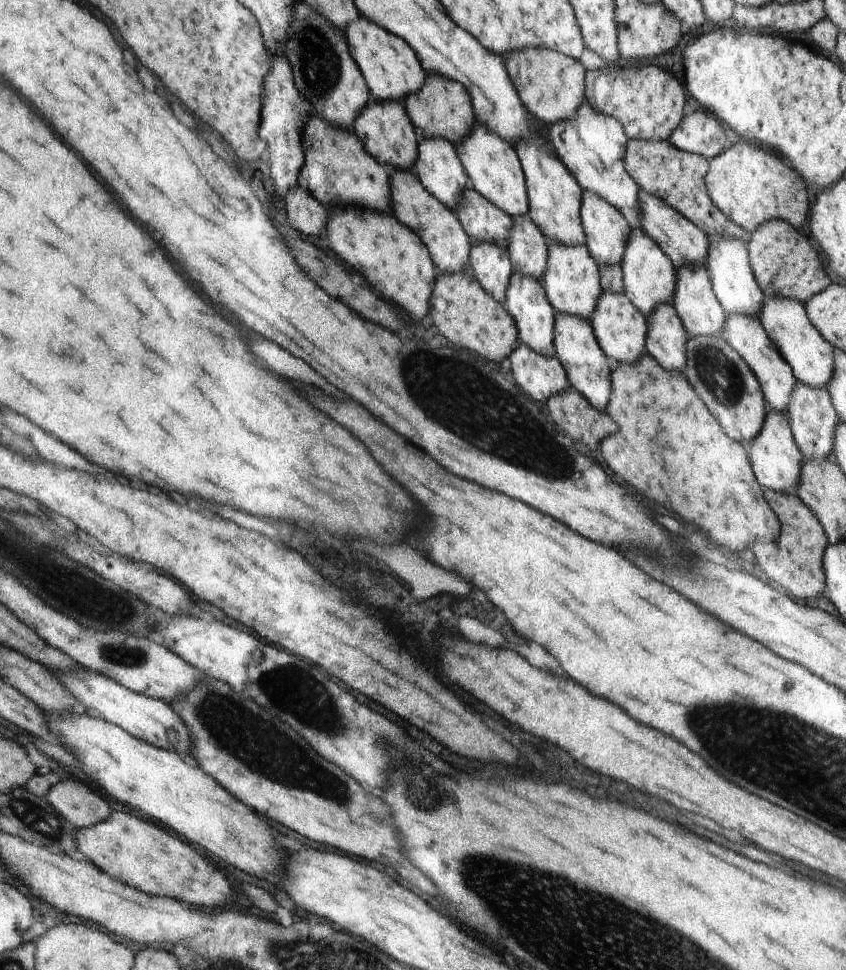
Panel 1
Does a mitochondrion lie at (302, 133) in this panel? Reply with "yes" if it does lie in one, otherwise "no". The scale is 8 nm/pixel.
no

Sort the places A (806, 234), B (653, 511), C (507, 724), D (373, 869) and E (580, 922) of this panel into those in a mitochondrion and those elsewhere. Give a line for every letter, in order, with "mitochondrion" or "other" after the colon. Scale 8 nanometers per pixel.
A: other
B: other
C: other
D: other
E: mitochondrion

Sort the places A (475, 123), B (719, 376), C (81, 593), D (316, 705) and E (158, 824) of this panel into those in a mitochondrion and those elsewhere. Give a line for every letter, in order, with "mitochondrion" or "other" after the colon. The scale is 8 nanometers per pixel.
A: other
B: mitochondrion
C: mitochondrion
D: mitochondrion
E: other

